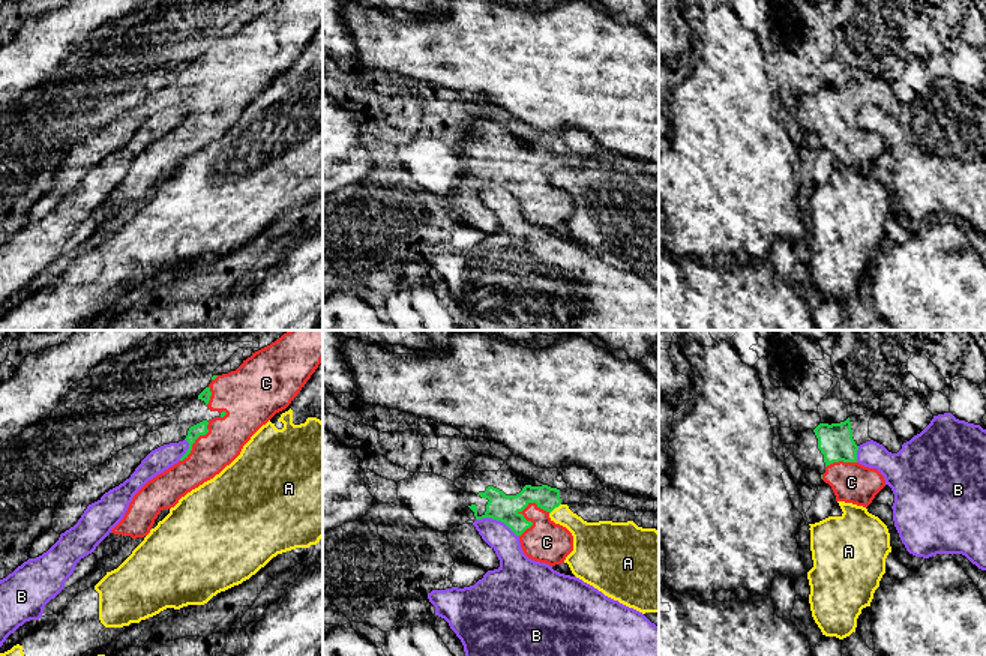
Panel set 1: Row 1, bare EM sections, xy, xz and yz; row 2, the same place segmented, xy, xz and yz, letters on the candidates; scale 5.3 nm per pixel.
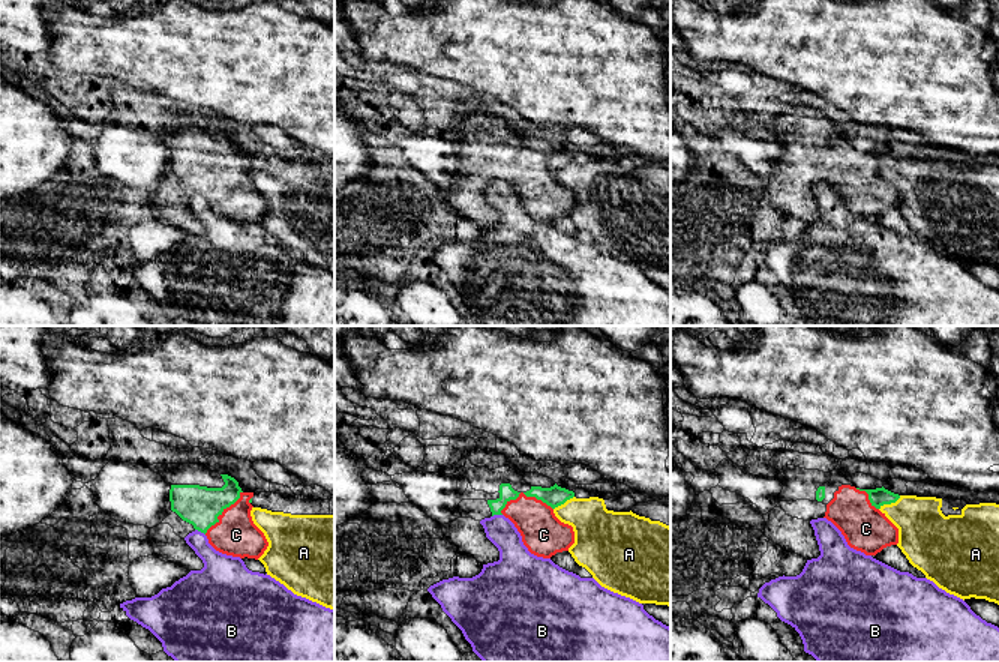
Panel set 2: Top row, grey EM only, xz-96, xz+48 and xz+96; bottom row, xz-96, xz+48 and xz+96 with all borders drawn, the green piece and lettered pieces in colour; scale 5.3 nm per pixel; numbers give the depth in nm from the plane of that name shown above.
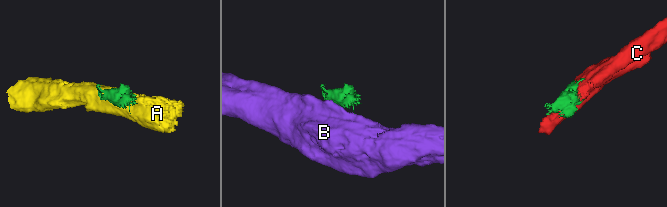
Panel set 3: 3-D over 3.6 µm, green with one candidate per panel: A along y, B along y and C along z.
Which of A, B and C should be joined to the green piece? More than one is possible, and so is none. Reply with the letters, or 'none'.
C

